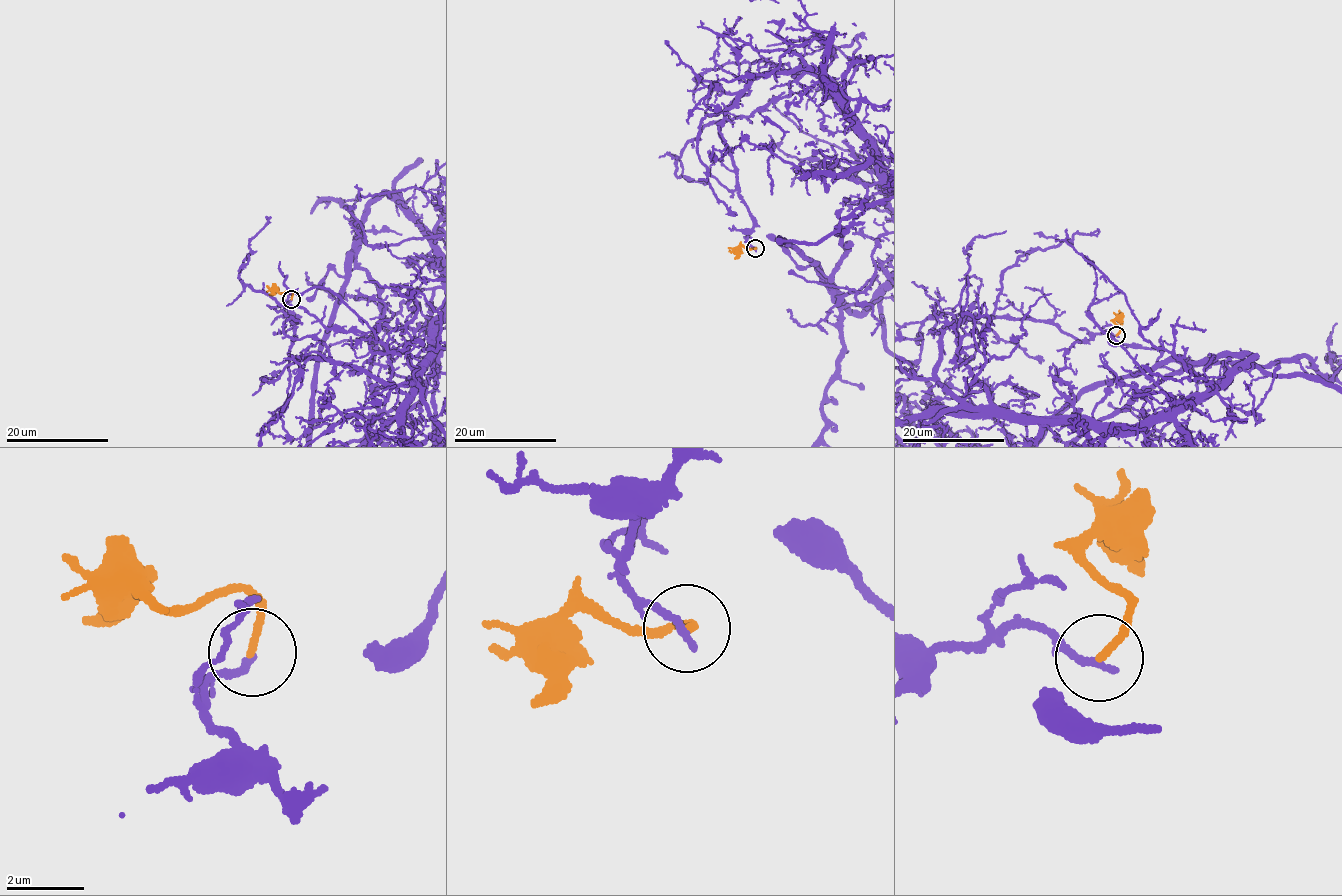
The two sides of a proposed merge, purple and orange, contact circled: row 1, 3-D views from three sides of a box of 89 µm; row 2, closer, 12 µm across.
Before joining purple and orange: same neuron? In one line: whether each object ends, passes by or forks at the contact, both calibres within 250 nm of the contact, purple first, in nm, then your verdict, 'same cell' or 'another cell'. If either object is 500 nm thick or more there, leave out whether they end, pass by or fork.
purple ends; orange ends; calibres 200 and 180 nm; another cell

